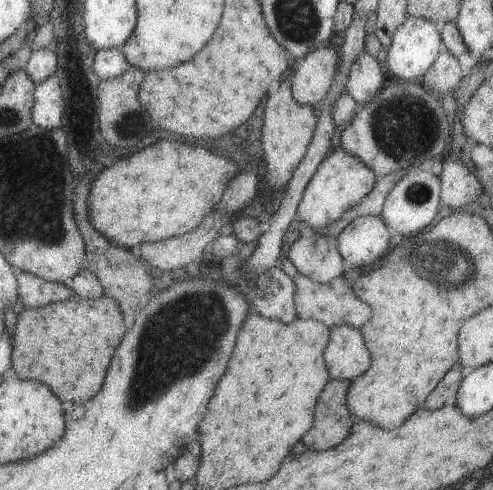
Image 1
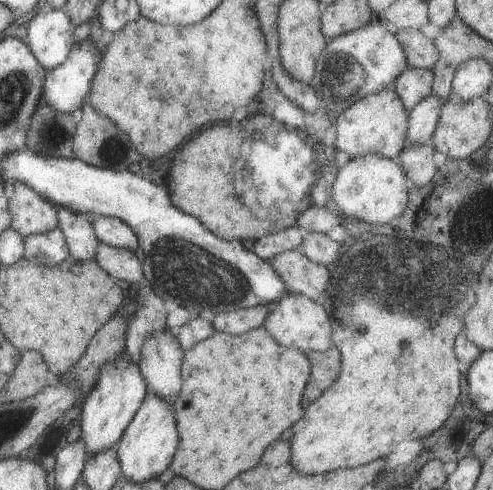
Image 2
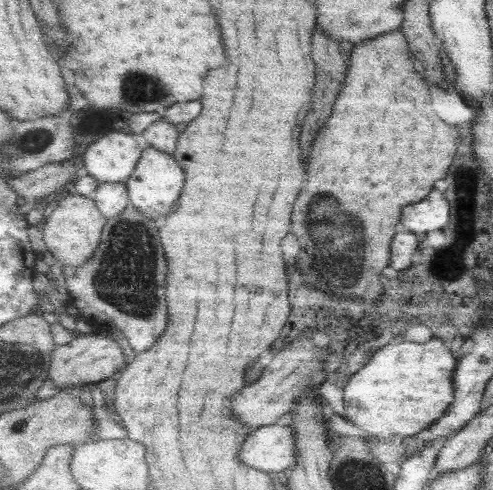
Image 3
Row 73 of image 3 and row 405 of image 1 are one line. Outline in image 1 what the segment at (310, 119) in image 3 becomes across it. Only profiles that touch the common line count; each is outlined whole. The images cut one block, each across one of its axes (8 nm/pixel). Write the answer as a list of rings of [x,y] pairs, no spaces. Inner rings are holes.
[[[329,380],[325,388],[321,390],[315,412],[313,412],[313,424],[301,436],[301,444],[309,450],[327,450],[331,446],[337,446],[351,428],[351,416],[345,406],[345,396],[351,382],[341,380]]]

